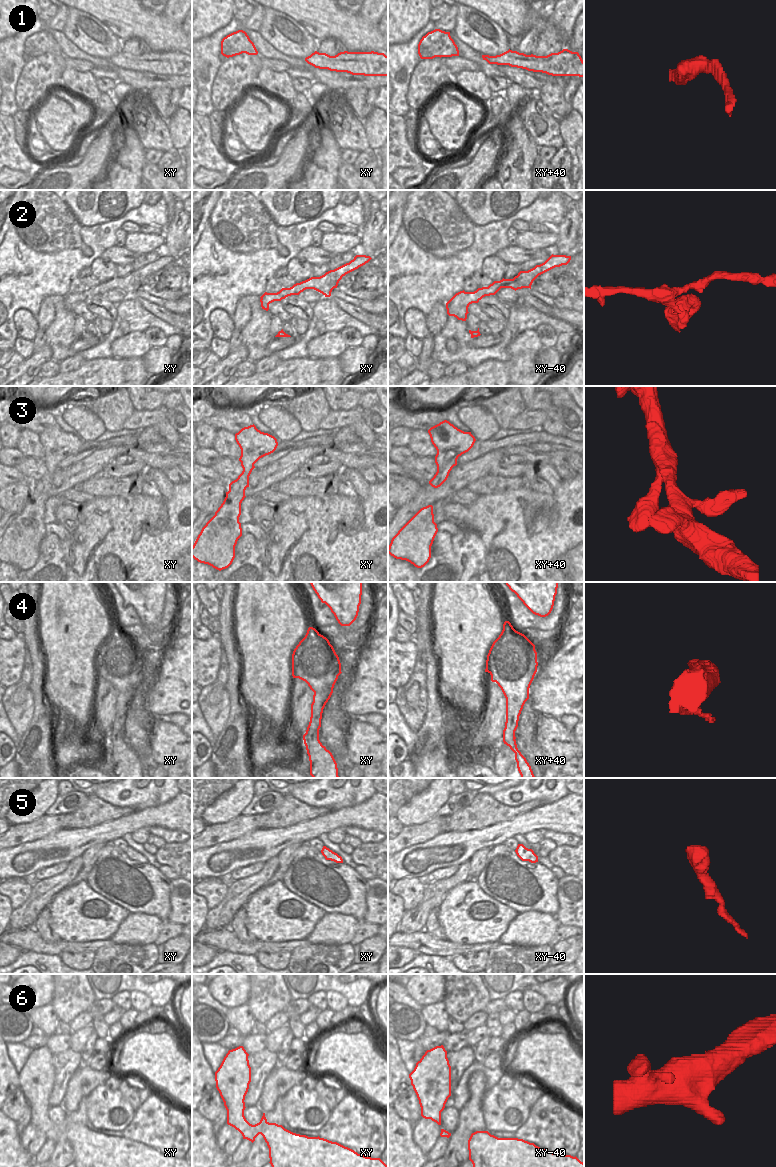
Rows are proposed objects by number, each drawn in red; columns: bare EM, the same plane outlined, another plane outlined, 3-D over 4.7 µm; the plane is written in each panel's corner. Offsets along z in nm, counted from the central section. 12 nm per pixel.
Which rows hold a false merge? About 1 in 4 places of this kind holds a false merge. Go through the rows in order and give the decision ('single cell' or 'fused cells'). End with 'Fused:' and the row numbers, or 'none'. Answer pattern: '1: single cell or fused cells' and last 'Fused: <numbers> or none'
1: single cell
2: single cell
3: single cell
4: single cell
5: single cell
6: single cell
Fused: none

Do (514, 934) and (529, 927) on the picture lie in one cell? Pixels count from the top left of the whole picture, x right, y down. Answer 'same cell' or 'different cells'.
same cell

